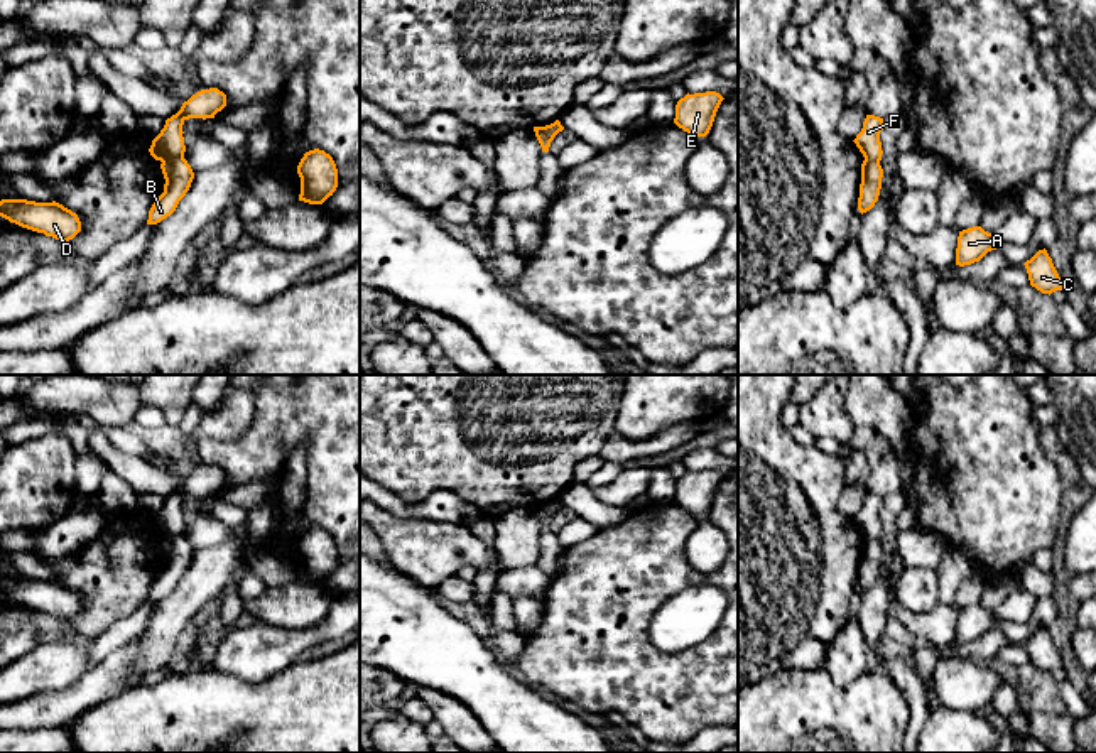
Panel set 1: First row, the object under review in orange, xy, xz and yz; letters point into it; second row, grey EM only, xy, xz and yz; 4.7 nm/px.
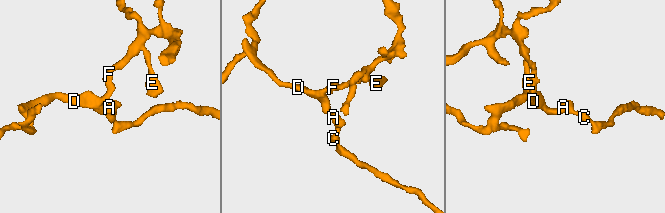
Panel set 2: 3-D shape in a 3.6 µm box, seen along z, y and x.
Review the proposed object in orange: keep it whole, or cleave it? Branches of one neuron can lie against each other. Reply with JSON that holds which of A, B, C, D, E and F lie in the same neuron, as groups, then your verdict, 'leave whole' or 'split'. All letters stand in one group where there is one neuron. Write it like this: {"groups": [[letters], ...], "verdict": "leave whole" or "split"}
{"groups": [["A", "B", "C", "D"], ["E", "F"]], "verdict": "split"}

